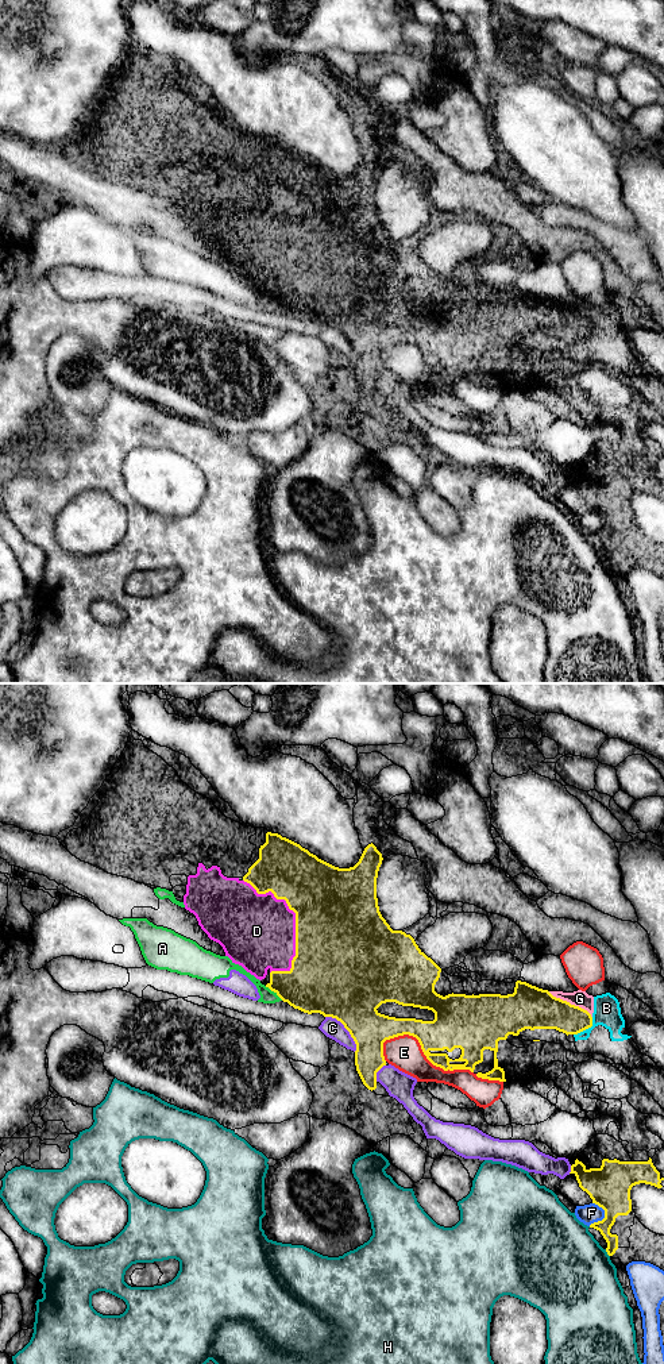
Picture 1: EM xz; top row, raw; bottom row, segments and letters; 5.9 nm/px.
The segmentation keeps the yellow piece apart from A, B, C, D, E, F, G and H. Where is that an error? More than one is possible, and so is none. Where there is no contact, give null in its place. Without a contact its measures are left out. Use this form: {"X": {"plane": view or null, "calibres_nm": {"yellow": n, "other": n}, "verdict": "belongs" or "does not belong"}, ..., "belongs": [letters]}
{"A": {"plane": "xz", "calibres_nm": {"yellow": 340, "other": 80}, "verdict": "does not belong"}, "B": {"plane": "xz", "calibres_nm": {"yellow": 200, "other": 160}, "verdict": "does not belong"}, "C": {"plane": "xz", "calibres_nm": {"yellow": 420, "other": 120}, "verdict": "does not belong"}, "D": {"plane": "xz", "calibres_nm": {"yellow": 500, "other": 440}, "verdict": "belongs"}, "E": {"plane": "xz", "calibres_nm": {"yellow": 260, "other": 200}, "verdict": "does not belong"}, "F": {"plane": "xz", "calibres_nm": {"yellow": 260, "other": 120}, "verdict": "does not belong"}, "G": {"plane": "xz", "calibres_nm": {"yellow": 260, "other": 100}, "verdict": "does not belong"}, "H": {"plane": "xz", "calibres_nm": {"yellow": 90, "other": 500}, "verdict": "does not belong"}, "belongs": ["D"]}

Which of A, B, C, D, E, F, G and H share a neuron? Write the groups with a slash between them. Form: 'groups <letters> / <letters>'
groups A C / B G / D / E / F / H

